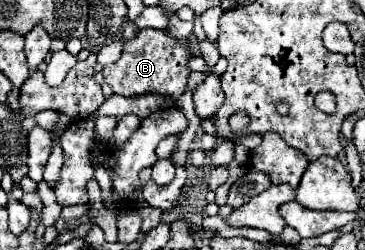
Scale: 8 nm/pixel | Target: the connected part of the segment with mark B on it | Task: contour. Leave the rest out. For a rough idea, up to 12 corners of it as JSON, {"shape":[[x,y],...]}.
{"shape":[[142,29],[102,75],[116,95],[178,99],[192,51]]}

